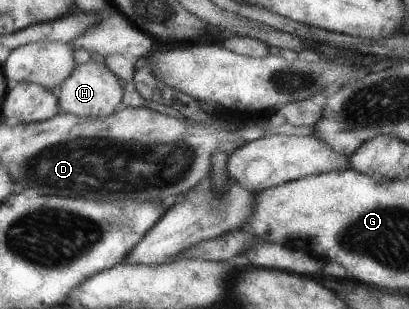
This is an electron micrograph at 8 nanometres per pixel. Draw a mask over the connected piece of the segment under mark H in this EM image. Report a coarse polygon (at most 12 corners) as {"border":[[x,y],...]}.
{"border":[[89,60],[55,90],[77,117],[107,117],[123,88],[103,62]]}

